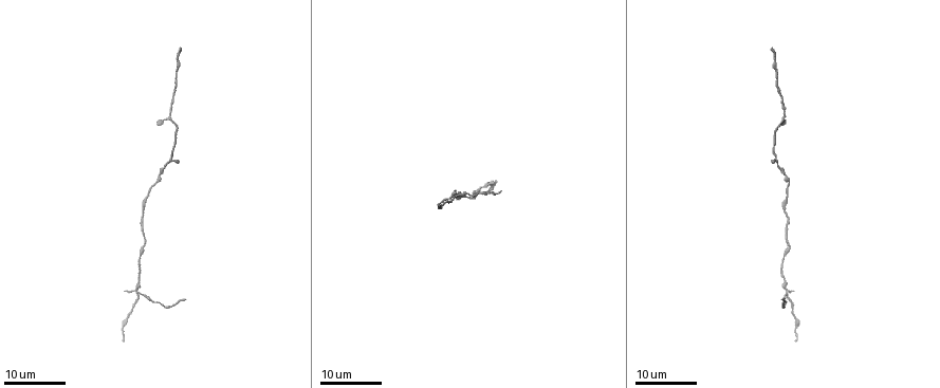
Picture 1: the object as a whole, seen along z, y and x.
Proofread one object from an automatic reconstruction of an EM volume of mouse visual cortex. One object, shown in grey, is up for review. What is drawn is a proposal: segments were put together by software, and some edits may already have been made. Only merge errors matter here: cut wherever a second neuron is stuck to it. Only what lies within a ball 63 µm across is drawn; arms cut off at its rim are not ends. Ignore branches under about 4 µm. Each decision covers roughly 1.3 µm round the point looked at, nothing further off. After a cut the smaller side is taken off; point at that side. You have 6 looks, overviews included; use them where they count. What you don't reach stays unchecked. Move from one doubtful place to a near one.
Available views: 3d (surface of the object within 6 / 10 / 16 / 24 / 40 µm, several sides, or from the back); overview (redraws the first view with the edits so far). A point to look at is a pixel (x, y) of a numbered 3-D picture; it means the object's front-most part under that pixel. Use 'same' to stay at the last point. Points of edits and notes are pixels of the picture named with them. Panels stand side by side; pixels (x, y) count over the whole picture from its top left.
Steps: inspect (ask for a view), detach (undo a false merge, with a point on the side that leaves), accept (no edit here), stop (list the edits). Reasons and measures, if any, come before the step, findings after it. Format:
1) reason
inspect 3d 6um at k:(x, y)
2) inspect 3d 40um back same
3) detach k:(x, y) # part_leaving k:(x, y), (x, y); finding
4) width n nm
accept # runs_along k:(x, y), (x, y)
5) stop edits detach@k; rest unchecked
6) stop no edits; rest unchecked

thick turns thin
inspect 3d 24um at 1:(139, 252)

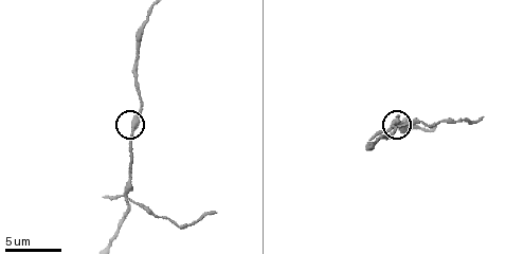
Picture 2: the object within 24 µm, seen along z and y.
inspect 3d 6um at 2:(133, 126)

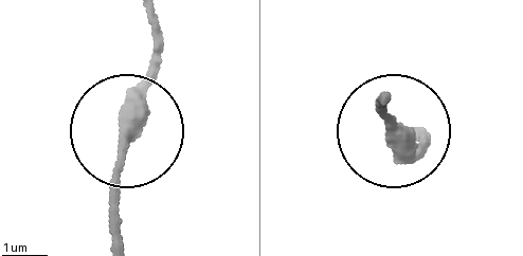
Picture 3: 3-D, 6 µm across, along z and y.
width 350 nm
accept # all the same neuron

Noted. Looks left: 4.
thick turns thin
inspect 3d 16um at 2:(140, 46)

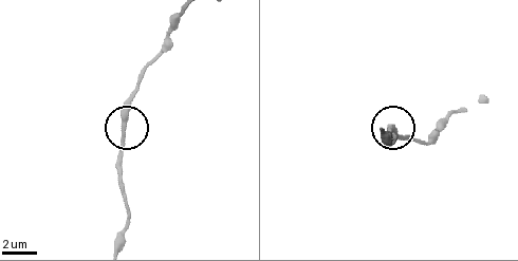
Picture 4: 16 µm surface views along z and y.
inspect 3d 16um back at 4:(123, 128)

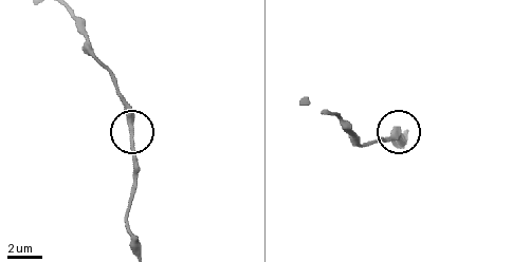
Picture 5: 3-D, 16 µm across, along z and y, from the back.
accept # runs_along 5:(117, 88), (130, 129), (134, 170); one neuron here

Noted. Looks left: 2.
inspect 3d 10um at 2:(398, 125)

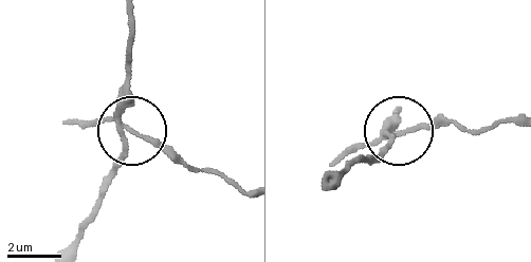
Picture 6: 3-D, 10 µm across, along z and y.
width 170 nm
detach 6:(154, 143) # part_leaving 6:(124, 124), (244, 189); a second neuron is stuck on

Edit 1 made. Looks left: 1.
stop edits detach@6; rest unchecked

